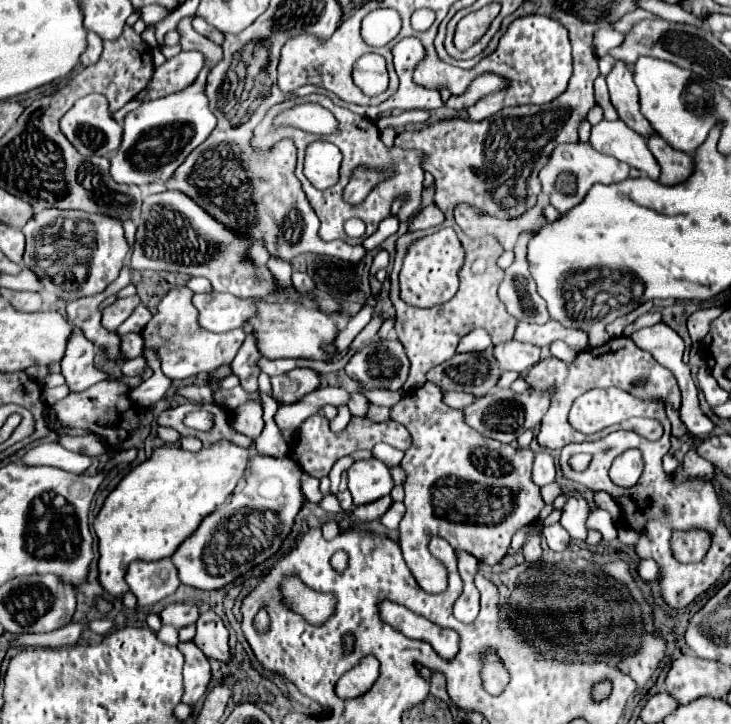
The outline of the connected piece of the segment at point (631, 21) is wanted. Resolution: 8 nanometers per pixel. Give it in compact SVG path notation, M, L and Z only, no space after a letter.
M639 8L624 15L620 20L613 22L612 28L614 30L617 30L618 32L627 34L630 32L631 28L635 23L644 19L652 20L654 18L655 18L655 15Z

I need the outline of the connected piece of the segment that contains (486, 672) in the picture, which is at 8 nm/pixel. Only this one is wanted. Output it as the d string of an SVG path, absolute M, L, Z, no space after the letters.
M486 654L484 656L484 668L482 668L482 680L484 680L484 688L490 694L500 694L506 684L508 684L508 672L506 668L500 664L500 660L494 654Z

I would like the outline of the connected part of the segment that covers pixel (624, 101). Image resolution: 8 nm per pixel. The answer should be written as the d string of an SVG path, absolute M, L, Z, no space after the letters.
M618 62L612 72L606 76L608 88L610 88L610 100L614 108L618 110L618 116L622 122L626 122L634 132L640 136L654 134L652 124L642 116L640 104L638 104L638 88L634 84L634 72L624 64Z

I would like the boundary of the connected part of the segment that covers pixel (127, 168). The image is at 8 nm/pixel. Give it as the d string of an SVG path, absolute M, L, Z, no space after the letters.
M204 67L198 80L182 92L146 102L124 118L120 148L110 156L110 174L118 184L152 184L166 182L186 156L200 146L216 126L216 116L208 108L204 82L210 70Z

